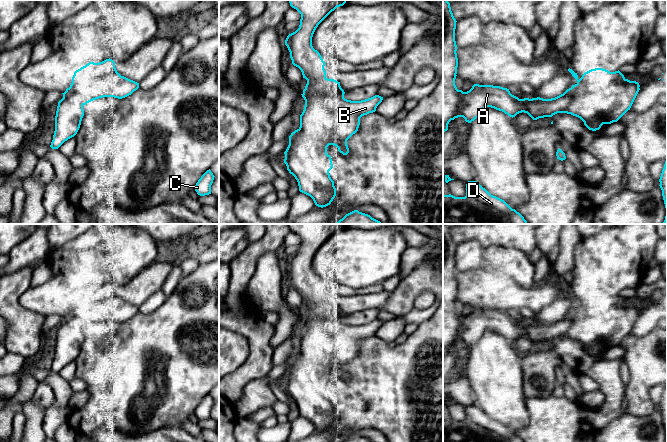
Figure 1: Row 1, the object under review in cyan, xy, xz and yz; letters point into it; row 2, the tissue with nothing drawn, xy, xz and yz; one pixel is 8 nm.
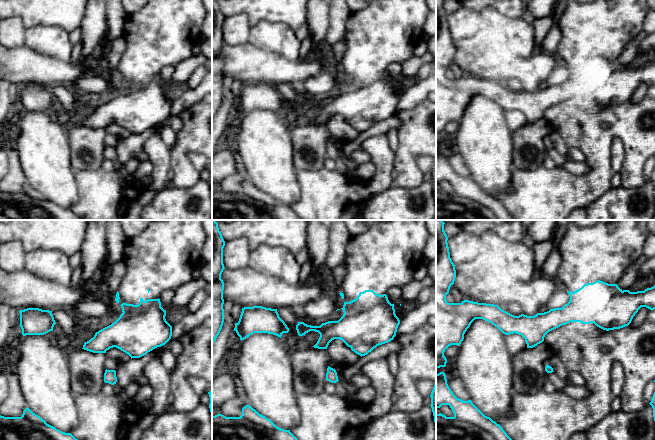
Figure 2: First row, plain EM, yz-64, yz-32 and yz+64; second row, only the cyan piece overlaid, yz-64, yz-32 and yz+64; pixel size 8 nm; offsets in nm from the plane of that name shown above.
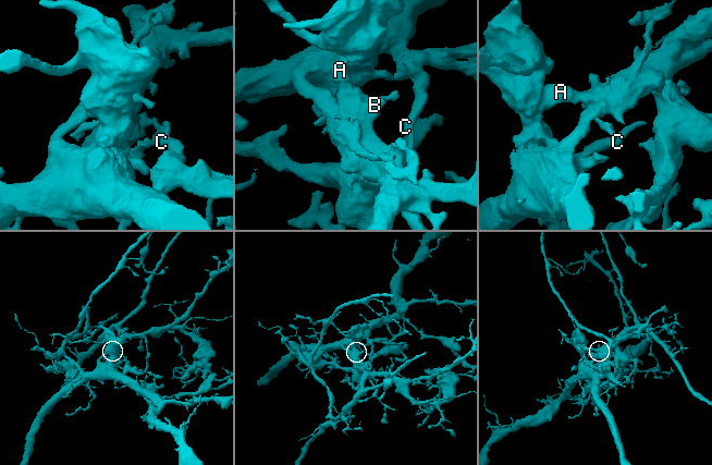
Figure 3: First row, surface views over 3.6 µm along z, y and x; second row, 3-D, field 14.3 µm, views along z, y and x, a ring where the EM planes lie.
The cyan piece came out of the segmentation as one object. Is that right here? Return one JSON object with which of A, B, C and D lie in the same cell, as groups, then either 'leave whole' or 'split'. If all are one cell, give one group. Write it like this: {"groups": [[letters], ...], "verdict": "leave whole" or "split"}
{"groups": [["A", "B", "D"], ["C"]], "verdict": "split"}

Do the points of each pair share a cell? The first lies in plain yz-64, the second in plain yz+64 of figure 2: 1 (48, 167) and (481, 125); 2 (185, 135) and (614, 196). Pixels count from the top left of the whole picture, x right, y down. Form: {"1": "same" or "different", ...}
{"1": "same", "2": "different"}

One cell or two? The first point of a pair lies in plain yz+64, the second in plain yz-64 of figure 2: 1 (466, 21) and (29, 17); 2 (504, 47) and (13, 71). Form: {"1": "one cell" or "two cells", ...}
{"1": "two cells", "2": "one cell"}

